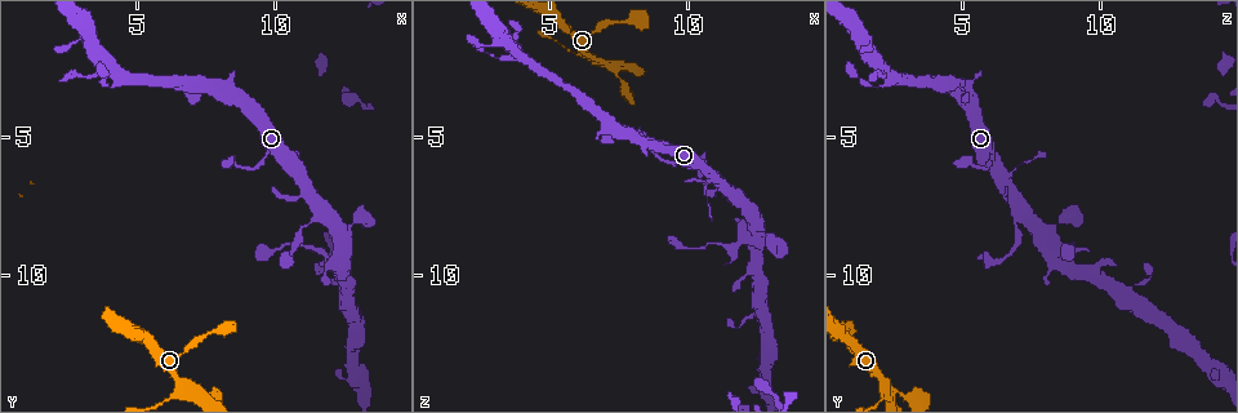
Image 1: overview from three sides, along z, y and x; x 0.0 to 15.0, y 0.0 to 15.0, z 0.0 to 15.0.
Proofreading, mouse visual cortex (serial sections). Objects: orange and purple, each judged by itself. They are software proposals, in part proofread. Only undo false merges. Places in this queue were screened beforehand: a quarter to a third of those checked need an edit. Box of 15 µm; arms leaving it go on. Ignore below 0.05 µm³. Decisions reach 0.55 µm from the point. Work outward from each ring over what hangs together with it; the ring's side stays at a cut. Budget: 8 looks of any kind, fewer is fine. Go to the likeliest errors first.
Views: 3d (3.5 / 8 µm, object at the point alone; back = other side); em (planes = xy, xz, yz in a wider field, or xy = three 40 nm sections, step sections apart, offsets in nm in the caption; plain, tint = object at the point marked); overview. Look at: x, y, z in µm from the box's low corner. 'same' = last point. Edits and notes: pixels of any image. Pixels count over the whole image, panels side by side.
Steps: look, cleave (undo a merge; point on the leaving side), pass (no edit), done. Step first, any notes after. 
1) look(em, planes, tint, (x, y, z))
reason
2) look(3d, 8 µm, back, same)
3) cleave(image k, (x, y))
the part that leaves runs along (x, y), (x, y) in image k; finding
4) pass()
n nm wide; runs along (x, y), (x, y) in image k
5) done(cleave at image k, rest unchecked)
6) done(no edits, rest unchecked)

look(3d, 3.5 µm, (6.3, 14.3, 2.1))

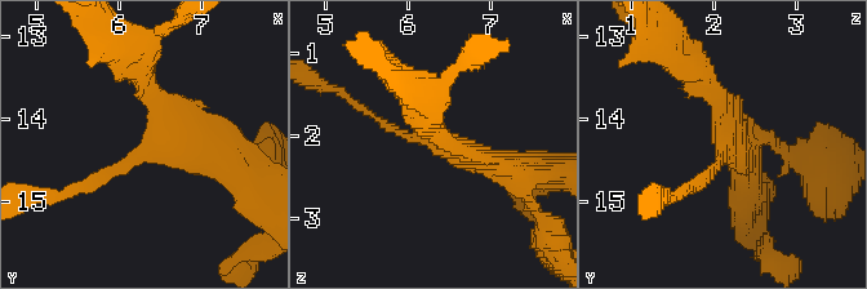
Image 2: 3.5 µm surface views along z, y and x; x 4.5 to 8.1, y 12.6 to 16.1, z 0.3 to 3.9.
look(em, xy, step 1, tint, (6.25, 14.40, 2.05))
now the EM

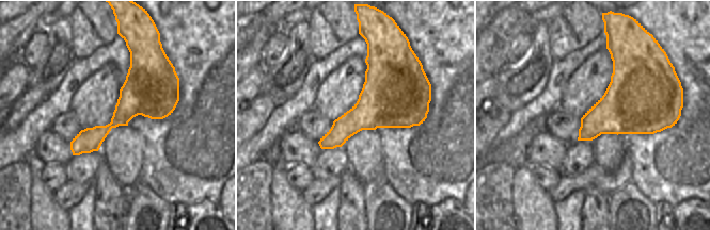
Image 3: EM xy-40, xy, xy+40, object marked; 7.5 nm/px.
pass()
runs along (149, 87), (169, 130), (74, 186) in image 2; continuous, no second cell

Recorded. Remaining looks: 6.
look(3d, 3.5 µm, (4.3, 2.8, 2.3))
three-way junction

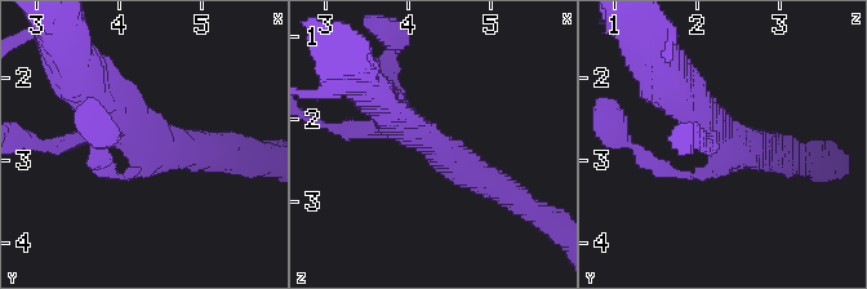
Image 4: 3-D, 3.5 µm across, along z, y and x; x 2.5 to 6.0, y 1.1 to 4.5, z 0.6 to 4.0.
look(em, xy, step 3, tint, (4.30, 2.80, 2.35))
3 arms; arms of 150, 400, 450 nm; shape alone is not enough

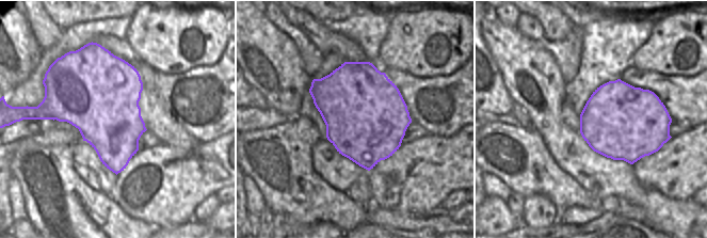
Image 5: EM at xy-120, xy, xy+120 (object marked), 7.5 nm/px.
pass()
runs along (508, 194), (417, 134), (377, 98) in image 4; all the same cell

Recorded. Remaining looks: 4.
look(3d, 3.5 µm, back, (12.1, 9.5, 8.7))
sharp bend

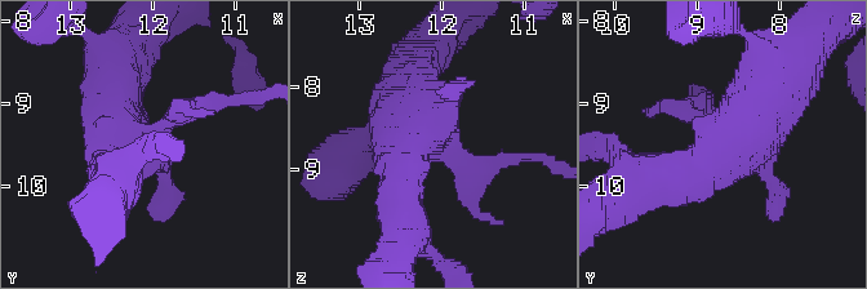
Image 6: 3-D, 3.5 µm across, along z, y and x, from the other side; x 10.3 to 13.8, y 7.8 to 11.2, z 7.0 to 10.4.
look(em, xy, step 2, tint, (12.20, 9.45, 8.70))
now the EM

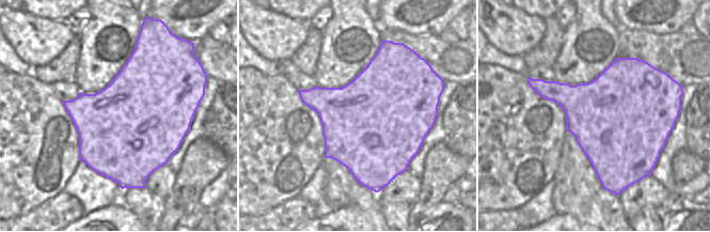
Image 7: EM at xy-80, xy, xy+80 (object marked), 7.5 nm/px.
pass()
runs along (785, 63), (706, 167), (656, 174) in image 6; all the same cell

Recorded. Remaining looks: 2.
done(no edits, rest unchecked)

